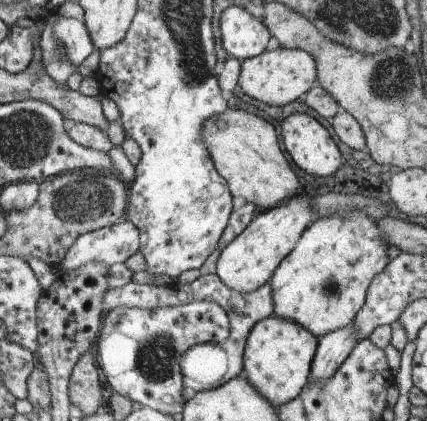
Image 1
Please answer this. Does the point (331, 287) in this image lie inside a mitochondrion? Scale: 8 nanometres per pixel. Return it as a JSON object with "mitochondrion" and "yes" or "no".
{"mitochondrion":"yes"}

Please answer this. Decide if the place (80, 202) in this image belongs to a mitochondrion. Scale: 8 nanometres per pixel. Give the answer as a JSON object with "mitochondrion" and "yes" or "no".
{"mitochondrion":"yes"}

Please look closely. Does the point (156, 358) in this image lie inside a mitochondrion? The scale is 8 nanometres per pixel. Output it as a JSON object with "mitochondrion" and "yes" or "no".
{"mitochondrion":"yes"}

